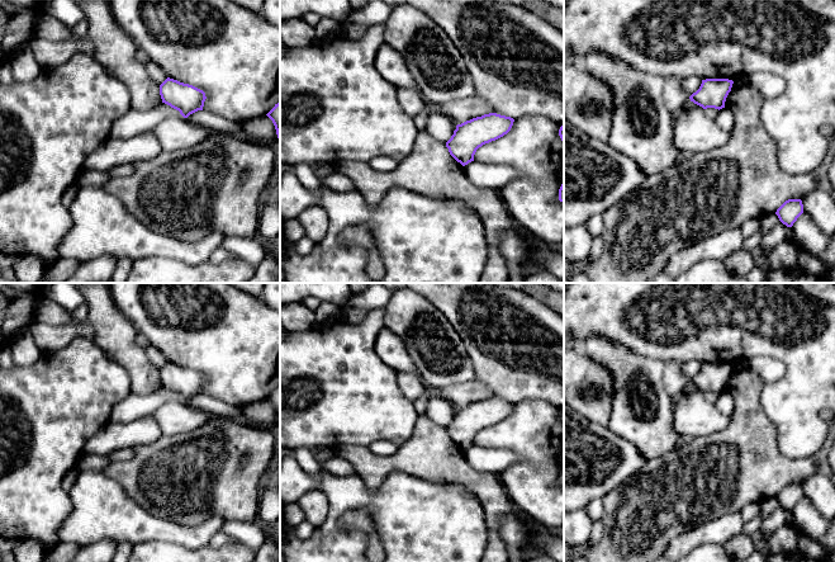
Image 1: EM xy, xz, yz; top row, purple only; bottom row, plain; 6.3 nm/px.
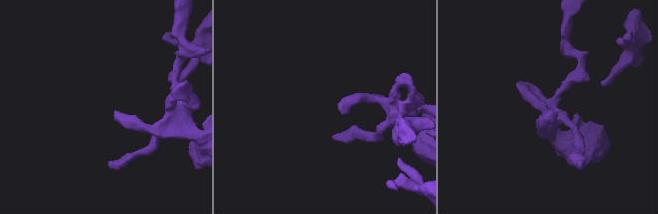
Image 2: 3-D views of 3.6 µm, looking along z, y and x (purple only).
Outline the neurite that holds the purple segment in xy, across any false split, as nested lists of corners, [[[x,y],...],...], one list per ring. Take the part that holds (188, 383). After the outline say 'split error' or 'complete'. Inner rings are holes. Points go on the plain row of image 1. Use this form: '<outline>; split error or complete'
[[[167,362],[160,369],[162,387],[180,396],[184,402],[203,395],[205,377],[193,369]]]; complete

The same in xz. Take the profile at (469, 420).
[[[497,397],[484,398],[456,410],[446,426],[450,439],[462,450],[474,445],[479,431],[507,419],[514,403]]]; complete

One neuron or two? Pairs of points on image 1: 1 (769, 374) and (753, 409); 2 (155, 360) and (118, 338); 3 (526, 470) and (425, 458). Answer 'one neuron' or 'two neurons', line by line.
1: two neurons
2: two neurons
3: two neurons

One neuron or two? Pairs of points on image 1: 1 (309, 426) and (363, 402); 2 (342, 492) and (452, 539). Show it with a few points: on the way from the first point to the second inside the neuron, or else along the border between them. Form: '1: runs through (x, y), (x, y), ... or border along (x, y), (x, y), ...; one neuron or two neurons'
1: runs through (322, 414), (333, 402), (350, 402); one neuron
2: runs through (370, 500), (401, 506), (425, 527); one neuron

